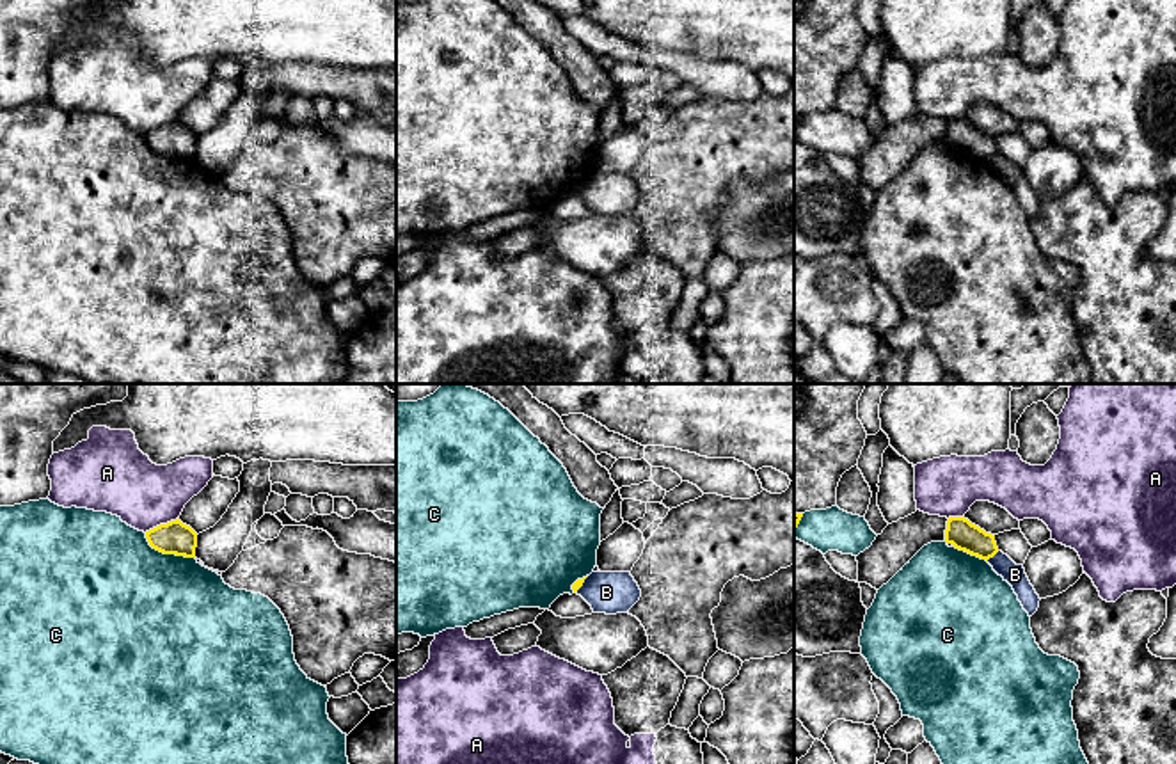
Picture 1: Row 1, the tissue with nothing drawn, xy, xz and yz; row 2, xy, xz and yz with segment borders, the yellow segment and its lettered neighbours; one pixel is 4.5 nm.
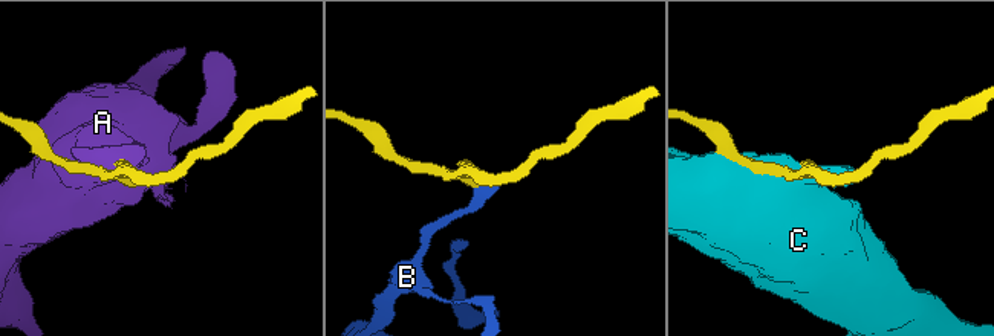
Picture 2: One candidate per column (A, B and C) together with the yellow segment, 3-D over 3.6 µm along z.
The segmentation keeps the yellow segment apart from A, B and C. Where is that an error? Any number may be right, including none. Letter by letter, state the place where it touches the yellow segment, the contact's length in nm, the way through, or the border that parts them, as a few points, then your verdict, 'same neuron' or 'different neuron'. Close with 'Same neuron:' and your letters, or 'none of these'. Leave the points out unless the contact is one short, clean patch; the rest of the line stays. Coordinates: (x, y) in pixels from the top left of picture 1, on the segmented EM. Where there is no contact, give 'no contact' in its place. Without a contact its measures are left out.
A: meets yellow in xy at (160, 525); contact 170 nm long; different neuron
B: meets yellow in yz at (992, 557); contact 80 nm long; border along yz (999, 551), (986, 560); different neuron
C: meets yellow in xy at (167, 553); contact 260 nm long; different neuron
Same neuron: none of these

